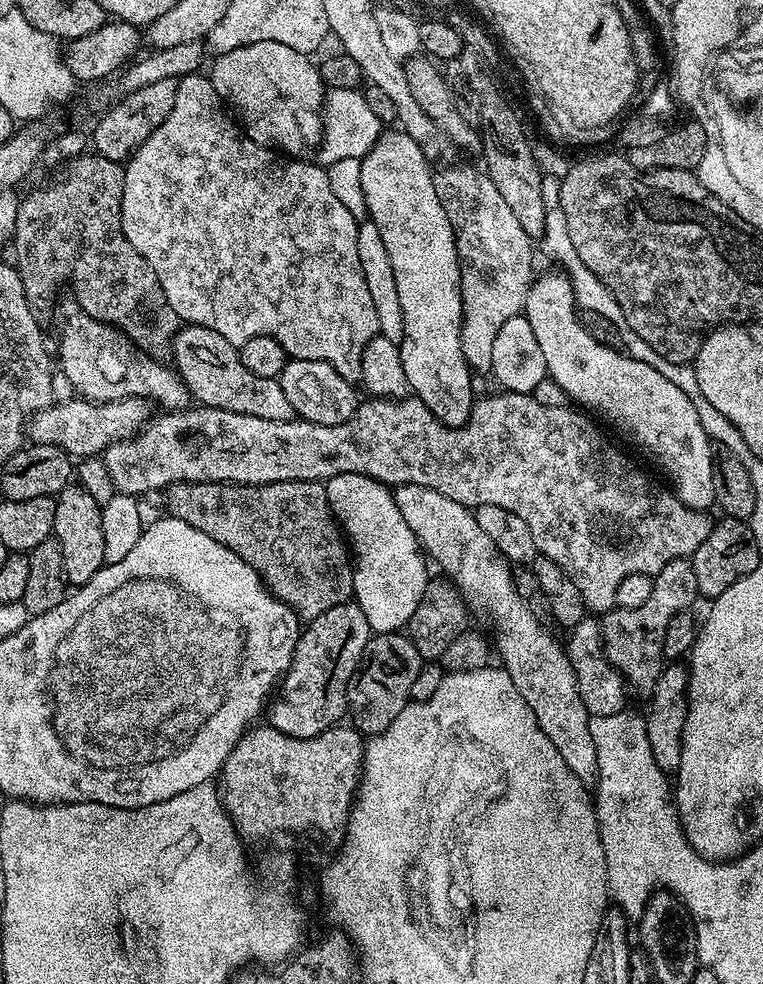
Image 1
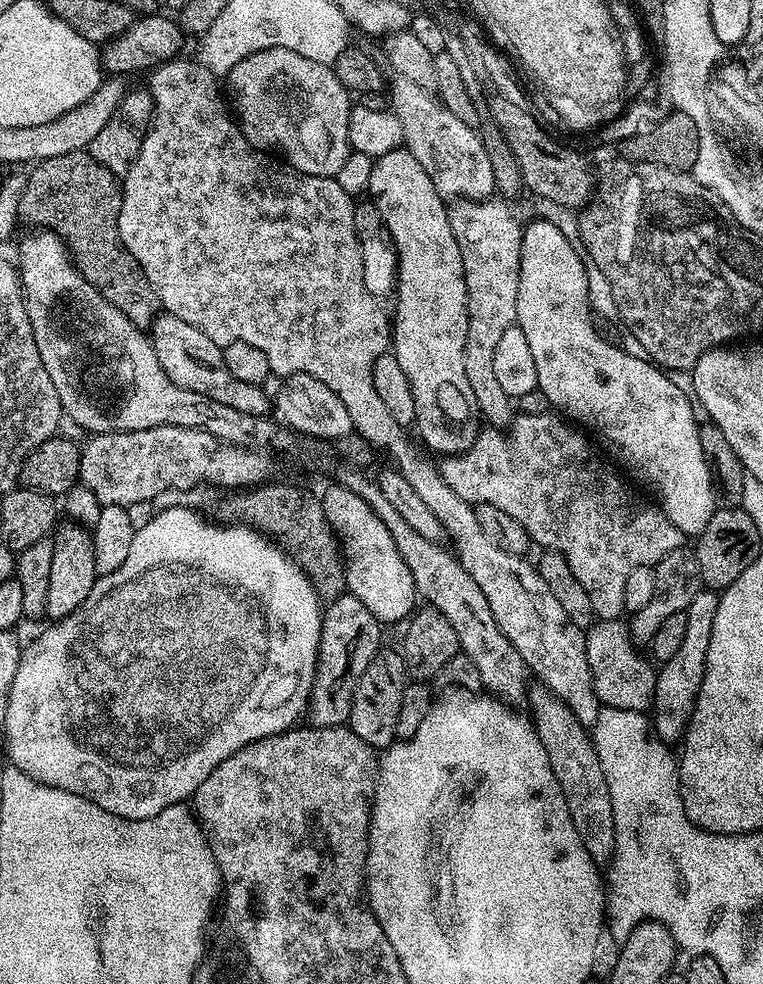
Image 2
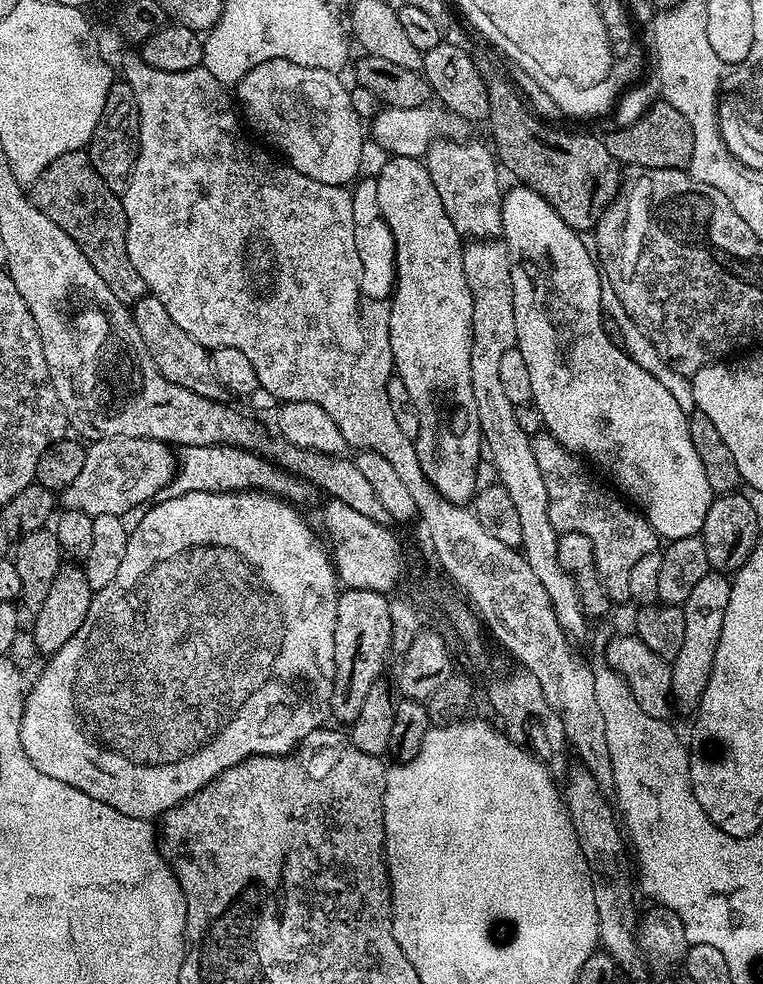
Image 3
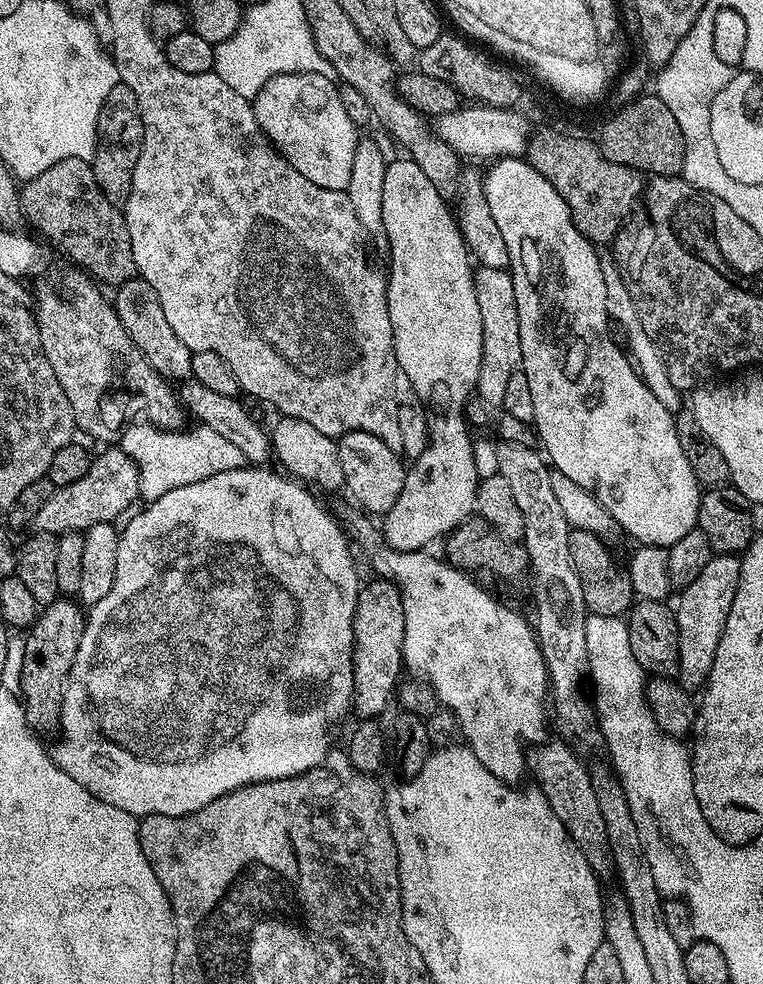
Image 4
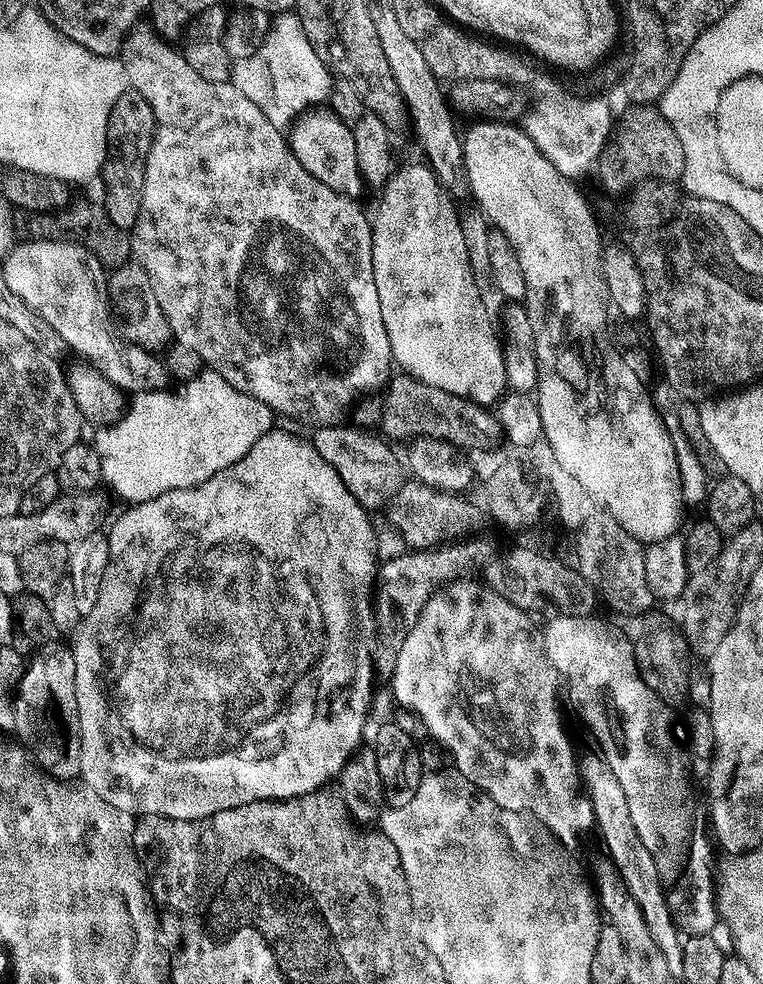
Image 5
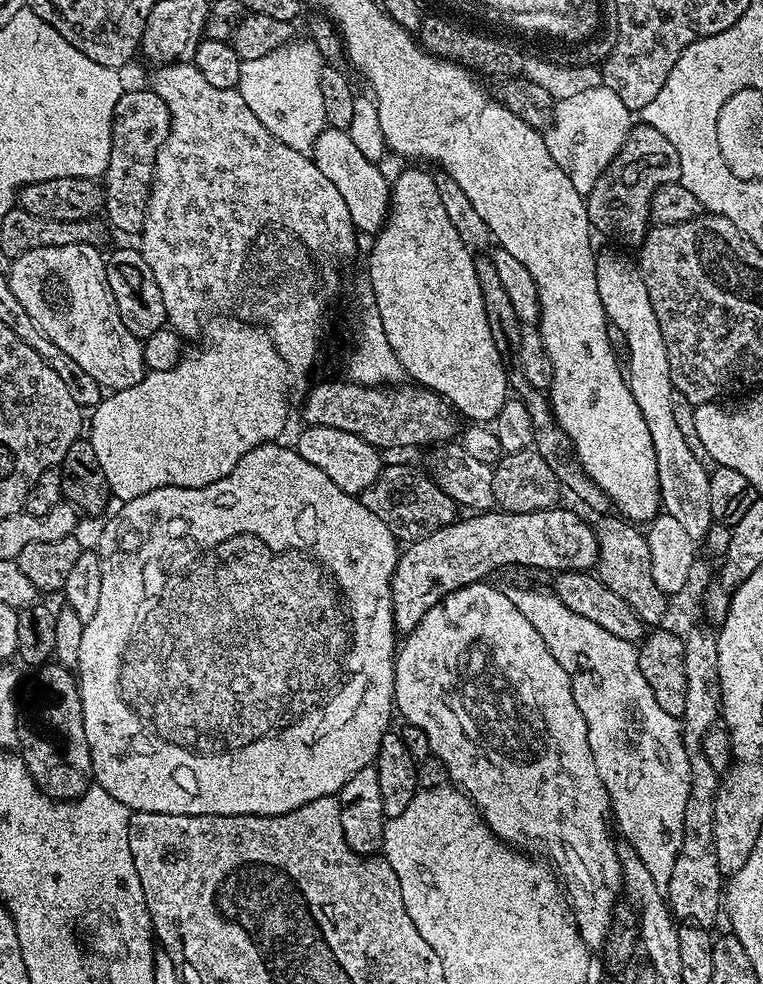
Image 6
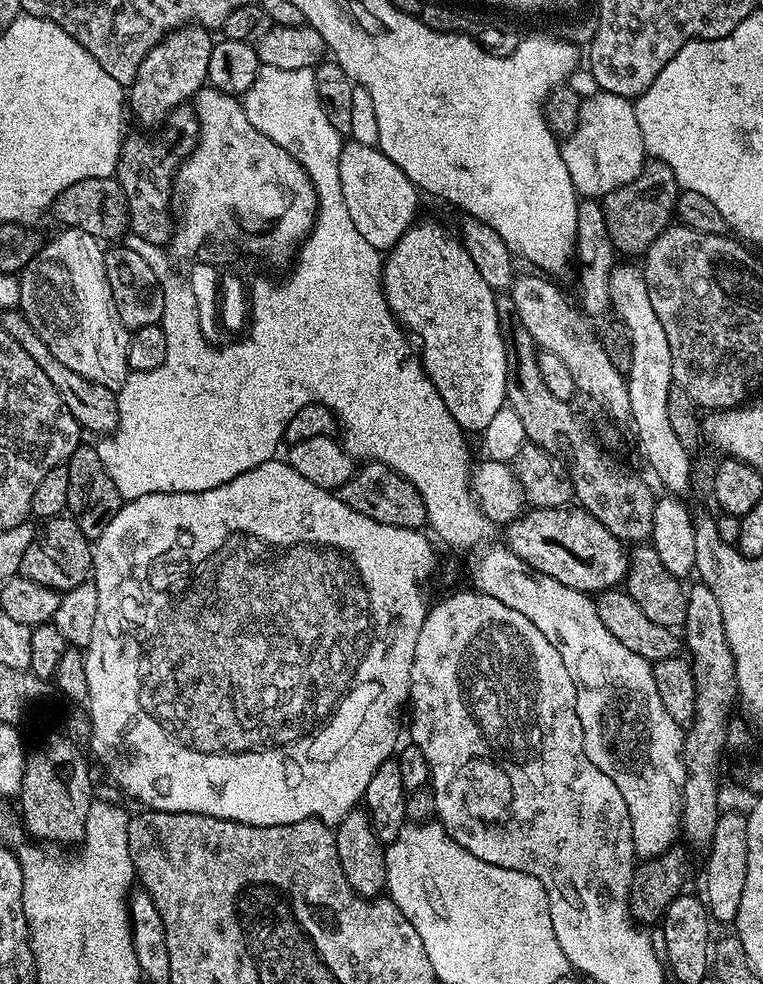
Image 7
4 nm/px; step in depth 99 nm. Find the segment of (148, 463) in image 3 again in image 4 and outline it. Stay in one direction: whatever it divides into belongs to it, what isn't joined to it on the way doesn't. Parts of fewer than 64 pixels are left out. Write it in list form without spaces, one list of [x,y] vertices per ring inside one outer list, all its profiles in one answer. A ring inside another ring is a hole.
[[[119,446],[105,448],[108,449],[100,457],[97,455],[93,459],[86,474],[82,474],[78,482],[70,482],[70,486],[62,486],[52,491],[42,510],[38,510],[38,518],[34,525],[37,533],[55,537],[65,532],[83,534],[90,526],[119,521],[119,516],[123,517],[129,511],[127,508],[132,503],[137,503],[140,483],[136,463]]]

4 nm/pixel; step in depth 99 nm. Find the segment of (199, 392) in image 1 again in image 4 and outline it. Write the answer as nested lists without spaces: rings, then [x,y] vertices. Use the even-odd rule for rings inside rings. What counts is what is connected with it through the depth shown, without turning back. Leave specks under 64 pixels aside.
[[[133,278],[122,282],[115,289],[114,307],[118,314],[118,322],[126,326],[126,334],[130,334],[130,342],[142,350],[146,362],[158,375],[169,382],[183,382],[192,374],[192,353],[186,342],[174,334],[170,322],[166,322],[166,314],[162,311],[162,302],[158,302],[158,294],[154,294],[154,286],[150,282]]]

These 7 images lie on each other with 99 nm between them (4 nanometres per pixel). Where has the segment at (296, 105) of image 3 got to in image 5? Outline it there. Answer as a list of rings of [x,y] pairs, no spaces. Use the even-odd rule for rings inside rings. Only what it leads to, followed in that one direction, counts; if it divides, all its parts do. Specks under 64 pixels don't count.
[[[320,110],[308,111],[300,114],[305,114],[305,116],[297,115],[295,117],[295,120],[297,119],[296,125],[293,126],[292,133],[287,133],[286,136],[294,158],[298,158],[298,162],[302,162],[306,171],[314,174],[314,178],[318,178],[318,182],[330,186],[330,190],[338,190],[345,196],[353,198],[359,197],[362,181],[360,171],[357,169],[351,127],[343,124],[331,110],[324,110],[324,112],[316,112]]]

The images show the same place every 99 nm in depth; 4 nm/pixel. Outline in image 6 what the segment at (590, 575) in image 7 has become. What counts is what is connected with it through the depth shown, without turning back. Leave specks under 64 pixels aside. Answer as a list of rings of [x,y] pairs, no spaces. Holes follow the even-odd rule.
[[[557,506],[546,510],[533,512],[502,512],[489,510],[468,514],[465,518],[458,518],[452,524],[434,530],[421,540],[411,541],[408,548],[399,553],[396,559],[396,569],[392,575],[392,609],[396,631],[407,634],[422,622],[426,610],[434,606],[446,594],[471,584],[478,584],[489,579],[491,572],[499,568],[508,568],[511,564],[521,564],[524,568],[549,568],[552,574],[557,572],[586,572],[595,569],[598,558],[598,542],[596,529],[591,523],[587,524],[576,512],[568,508]]]

